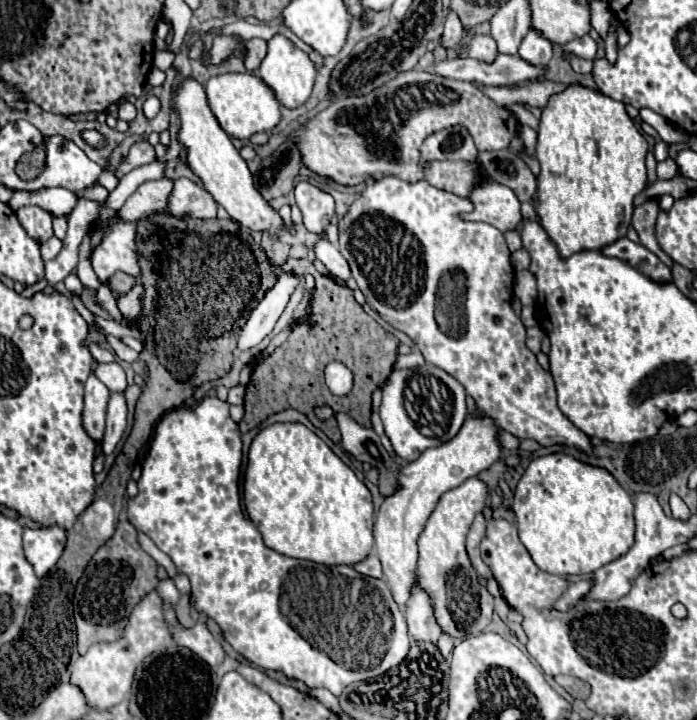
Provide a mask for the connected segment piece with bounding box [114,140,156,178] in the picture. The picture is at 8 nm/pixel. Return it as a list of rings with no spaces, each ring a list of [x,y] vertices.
[[[140,140],[136,142],[132,148],[130,148],[130,154],[126,158],[126,162],[122,162],[114,174],[116,178],[122,178],[124,174],[128,174],[130,170],[142,166],[142,164],[148,164],[148,162],[154,162],[156,160],[156,152],[154,152],[154,146],[148,142],[148,140]]]

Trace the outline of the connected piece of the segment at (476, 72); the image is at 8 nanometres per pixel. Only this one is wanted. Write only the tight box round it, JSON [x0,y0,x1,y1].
[434,54,546,86]

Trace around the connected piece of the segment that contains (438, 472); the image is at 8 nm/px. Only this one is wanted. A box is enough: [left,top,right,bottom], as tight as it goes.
[374,410,502,610]

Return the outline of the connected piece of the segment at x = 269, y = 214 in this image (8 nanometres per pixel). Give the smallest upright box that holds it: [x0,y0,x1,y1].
[174,78,284,240]

